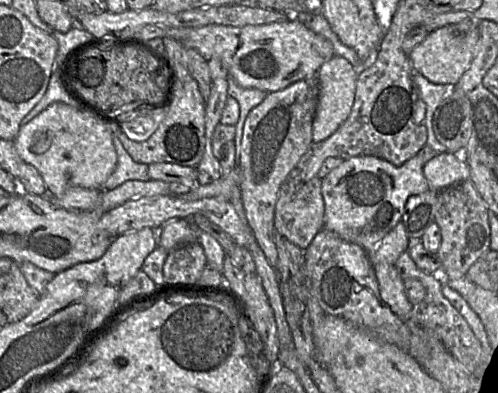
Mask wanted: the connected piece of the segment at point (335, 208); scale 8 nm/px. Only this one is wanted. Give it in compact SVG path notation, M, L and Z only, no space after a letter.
M373 156L346 159L321 180L323 228L360 246L367 253L375 251L382 239L401 222L408 198L428 190L430 186L419 156L399 167Z

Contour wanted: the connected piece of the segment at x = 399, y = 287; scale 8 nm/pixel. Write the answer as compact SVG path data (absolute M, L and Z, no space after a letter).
M376 263L374 269L382 300L395 315L401 319L409 318L414 306L407 298L403 280L395 265Z

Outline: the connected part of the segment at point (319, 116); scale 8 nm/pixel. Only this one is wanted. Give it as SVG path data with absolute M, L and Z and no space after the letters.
M334 55L317 71L319 98L312 125L312 140L320 142L330 137L349 117L356 93L358 72L344 57Z

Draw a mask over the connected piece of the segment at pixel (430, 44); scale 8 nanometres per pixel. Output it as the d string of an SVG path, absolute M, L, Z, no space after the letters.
M474 18L473 20L475 24L463 35L454 33L452 25L437 28L430 32L427 37L409 53L414 72L419 72L435 84L456 85L462 75L471 66L477 53L480 31L478 21Z

